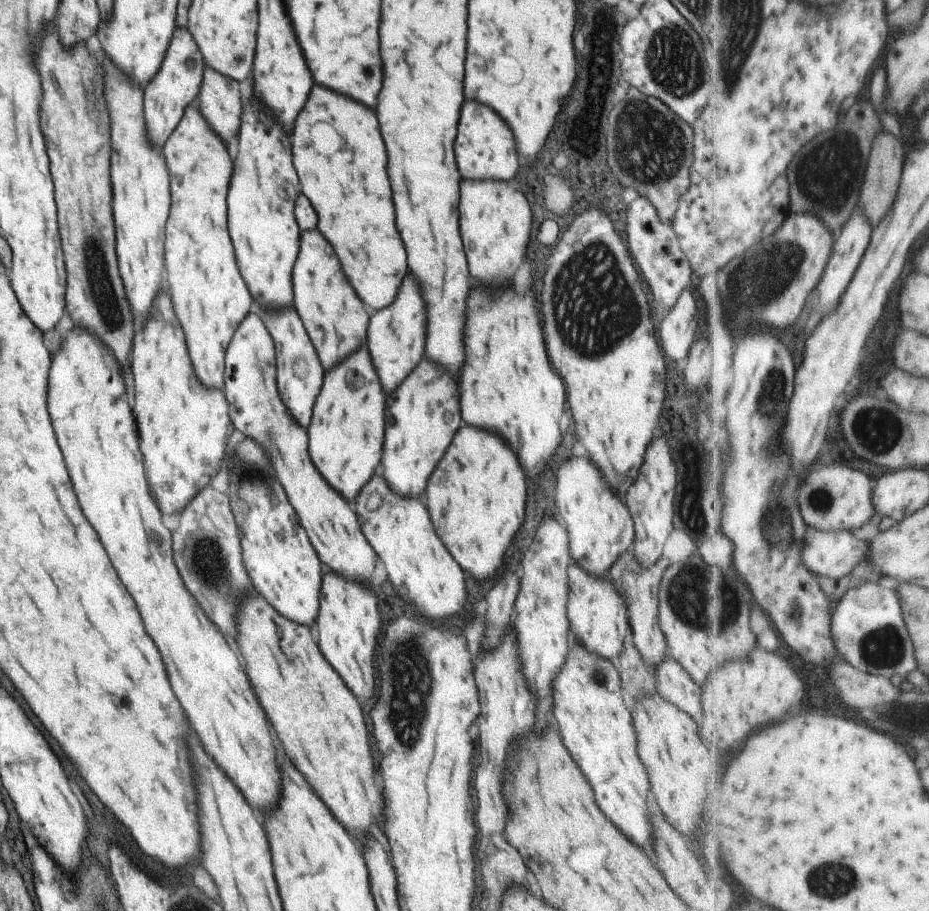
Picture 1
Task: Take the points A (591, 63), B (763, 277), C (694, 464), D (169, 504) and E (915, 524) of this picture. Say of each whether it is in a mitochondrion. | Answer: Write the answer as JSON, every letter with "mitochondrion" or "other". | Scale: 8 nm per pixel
{"A":"other","B":"mitochondrion","C":"other","D":"other","E":"other"}

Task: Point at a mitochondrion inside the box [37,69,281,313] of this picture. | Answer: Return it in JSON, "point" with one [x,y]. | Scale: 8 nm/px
{"point":[89,102]}

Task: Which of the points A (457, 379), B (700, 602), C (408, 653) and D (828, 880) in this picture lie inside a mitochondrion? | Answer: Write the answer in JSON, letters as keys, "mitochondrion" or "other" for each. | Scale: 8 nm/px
{"A":"other","B":"mitochondrion","C":"mitochondrion","D":"mitochondrion"}

